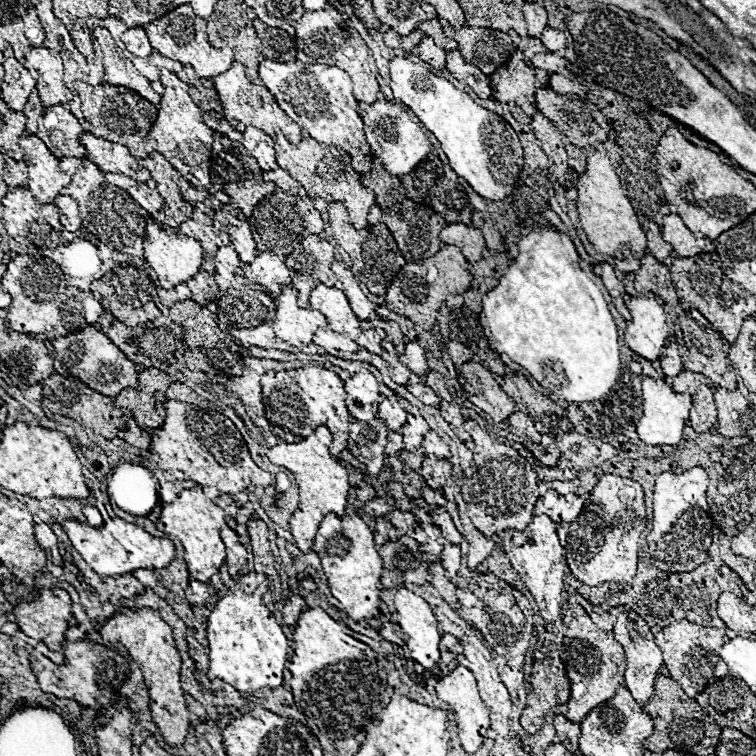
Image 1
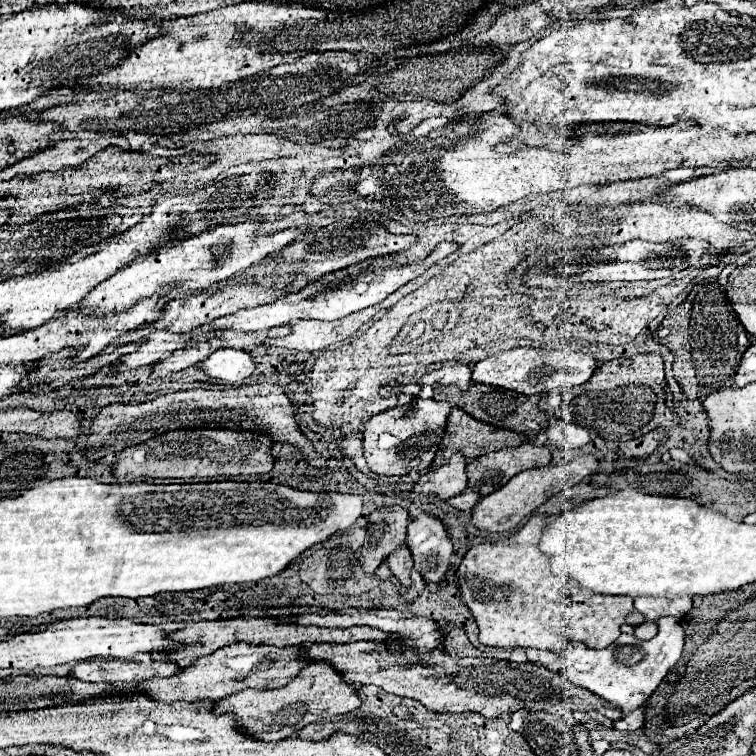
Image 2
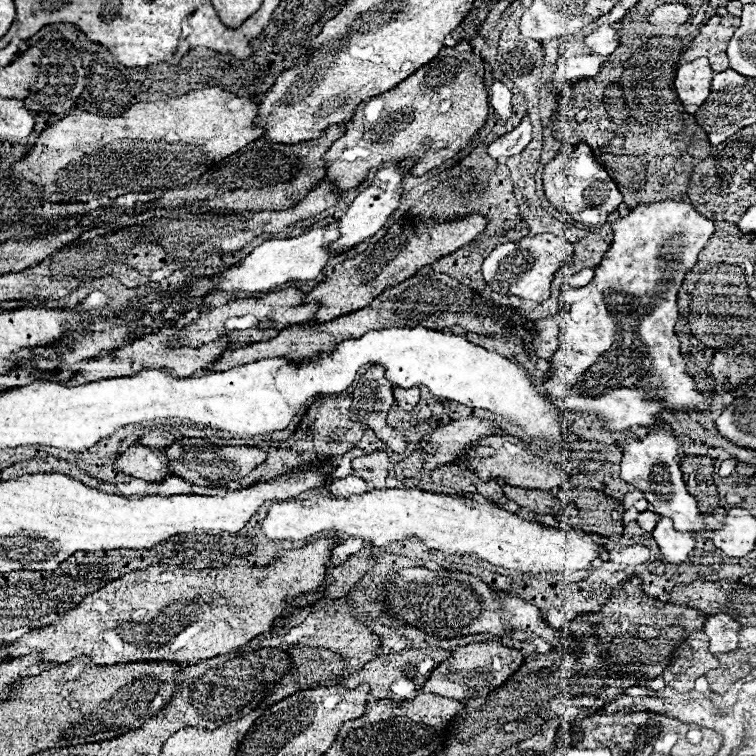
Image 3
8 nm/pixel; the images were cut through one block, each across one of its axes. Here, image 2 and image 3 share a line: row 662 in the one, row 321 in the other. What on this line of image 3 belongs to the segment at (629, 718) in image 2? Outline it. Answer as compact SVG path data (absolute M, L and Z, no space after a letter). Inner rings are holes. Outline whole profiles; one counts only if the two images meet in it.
M668 200L668 202L658 202L658 204L648 204L648 206L636 206L634 210L630 210L630 214L626 218L620 218L612 224L612 230L614 230L614 240L612 240L612 246L610 250L606 252L602 264L596 268L596 274L594 274L594 280L584 286L584 288L572 288L568 284L562 286L562 294L560 294L560 308L558 308L558 316L556 316L556 322L560 326L560 348L558 352L554 354L554 358L550 360L552 362L552 368L554 372L550 374L550 378L540 386L542 394L548 396L558 408L562 408L566 414L588 414L588 416L598 416L600 422L604 424L604 428L608 430L628 430L632 426L644 426L644 428L654 428L658 422L672 422L676 424L676 418L674 414L676 412L694 412L698 410L700 406L710 410L714 400L712 398L706 398L706 394L702 390L698 390L696 382L692 380L692 376L688 374L686 370L686 362L684 362L684 356L680 354L680 342L676 338L676 332L674 332L674 324L678 320L678 308L676 308L676 294L678 294L678 288L684 280L684 276L694 268L696 264L696 258L700 254L700 250L706 246L706 242L712 238L714 234L714 222L700 216L694 206L690 204L690 200L682 200L682 202L674 202L674 200Z

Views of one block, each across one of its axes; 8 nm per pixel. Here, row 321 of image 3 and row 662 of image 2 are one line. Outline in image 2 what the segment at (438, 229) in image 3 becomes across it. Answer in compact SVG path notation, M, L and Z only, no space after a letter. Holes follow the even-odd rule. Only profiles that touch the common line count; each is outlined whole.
M320 660L306 664L306 668L302 668L302 672L282 688L270 690L248 688L224 700L218 700L214 710L234 712L240 724L244 724L244 732L250 732L260 740L282 740L296 734L310 722L326 720L336 714L346 714L356 710L358 706L362 706L362 698L358 696L356 688L350 682L346 682L342 672L338 672L332 664Z

